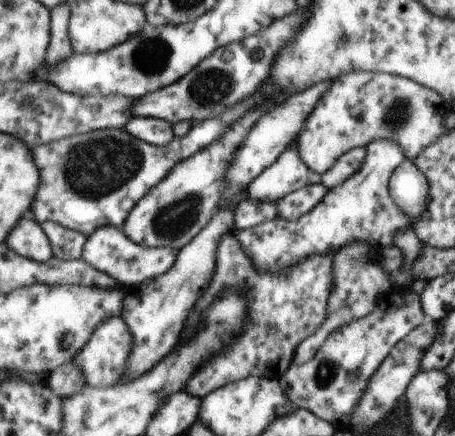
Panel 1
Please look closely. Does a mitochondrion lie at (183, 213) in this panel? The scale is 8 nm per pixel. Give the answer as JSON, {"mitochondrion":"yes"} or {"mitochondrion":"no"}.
{"mitochondrion":"yes"}

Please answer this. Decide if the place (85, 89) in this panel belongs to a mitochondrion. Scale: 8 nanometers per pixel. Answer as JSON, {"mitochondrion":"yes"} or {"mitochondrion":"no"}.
{"mitochondrion":"no"}

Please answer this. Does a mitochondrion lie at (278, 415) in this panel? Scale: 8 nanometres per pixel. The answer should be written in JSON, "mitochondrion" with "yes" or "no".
{"mitochondrion":"no"}

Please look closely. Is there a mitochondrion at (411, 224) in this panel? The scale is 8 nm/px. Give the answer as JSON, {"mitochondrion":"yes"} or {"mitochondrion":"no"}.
{"mitochondrion":"no"}

